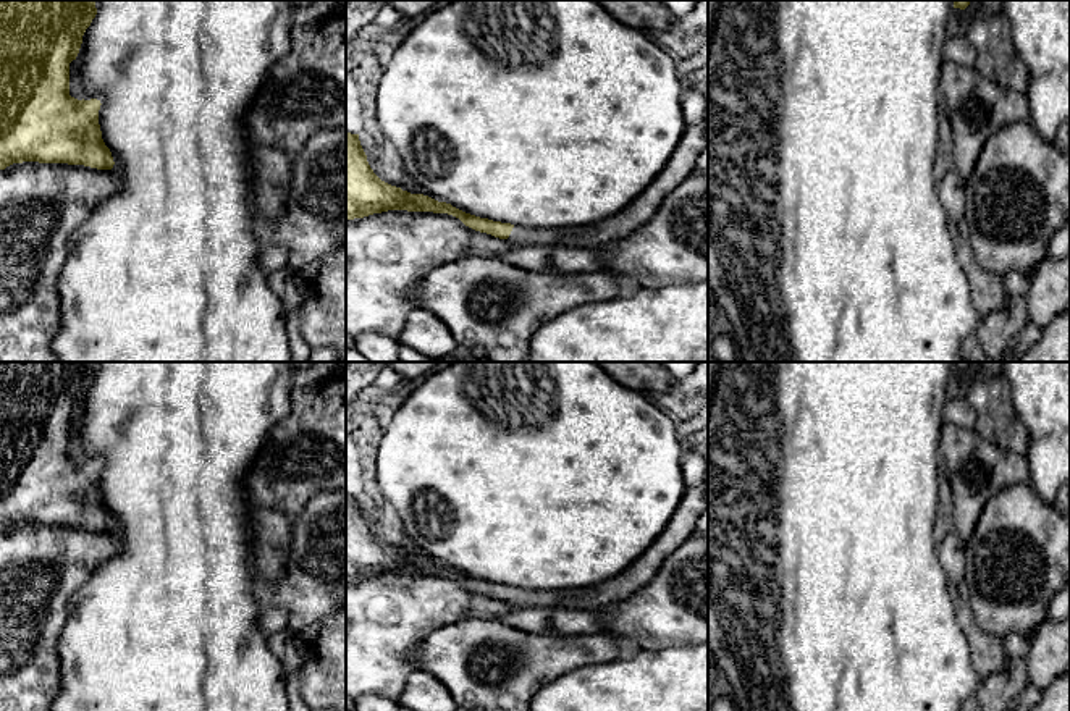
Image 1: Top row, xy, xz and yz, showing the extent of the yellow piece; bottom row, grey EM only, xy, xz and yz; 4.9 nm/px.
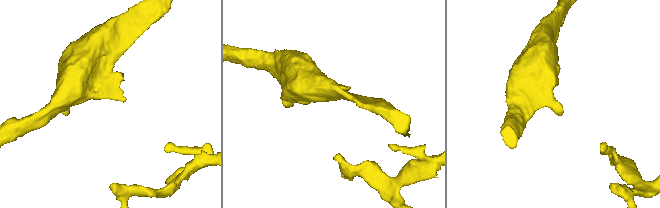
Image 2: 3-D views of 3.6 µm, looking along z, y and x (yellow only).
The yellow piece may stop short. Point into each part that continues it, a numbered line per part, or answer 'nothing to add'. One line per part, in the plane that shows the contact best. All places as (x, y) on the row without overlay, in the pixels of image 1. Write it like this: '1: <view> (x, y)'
1: xz (682, 524)

